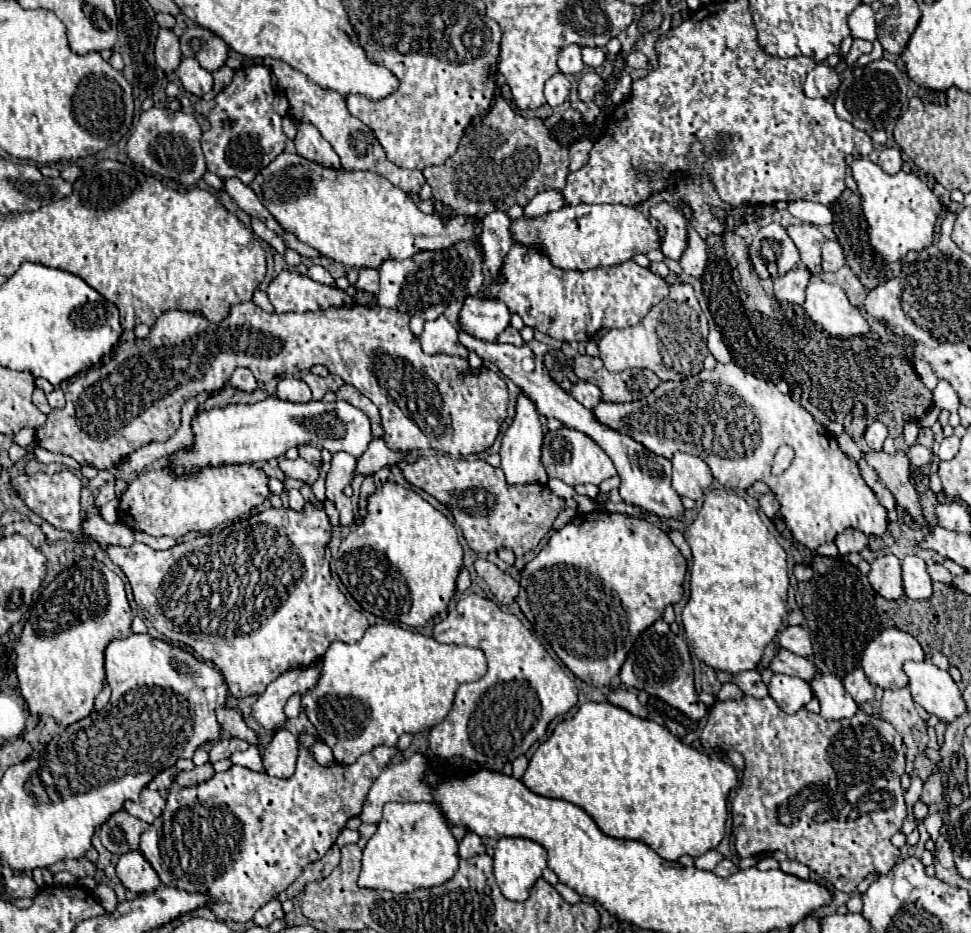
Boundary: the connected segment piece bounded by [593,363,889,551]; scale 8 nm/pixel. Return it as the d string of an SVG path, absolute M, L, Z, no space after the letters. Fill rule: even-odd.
M717 363L713 371L703 369L701 373L685 381L659 383L655 391L633 403L601 401L593 407L593 415L601 425L629 435L655 455L671 459L675 451L685 451L689 455L701 457L713 471L713 477L721 481L721 485L727 489L749 489L755 481L765 481L781 503L779 517L791 529L793 537L807 545L811 551L815 551L821 543L833 541L835 535L847 527L859 529L865 535L875 537L887 533L887 509L879 503L873 489L861 479L857 463L839 449L837 439L823 425L819 425L809 411L805 411L789 395L783 395L771 381L757 379L745 373L735 363ZM781 445L789 445L795 449L795 463L791 463L783 477L773 477L771 463L775 451Z

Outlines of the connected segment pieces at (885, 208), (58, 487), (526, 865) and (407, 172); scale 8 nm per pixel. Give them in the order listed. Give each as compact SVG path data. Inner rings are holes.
M863 157L851 163L851 173L857 181L869 245L881 259L893 263L905 257L905 253L927 249L933 243L933 229L941 213L941 201L915 173L899 171L897 175L887 175L879 165Z
M43 471L33 473L33 475L21 473L11 479L11 489L35 515L39 515L47 523L55 525L57 529L71 531L75 535L75 539L83 541L81 531L79 531L81 529L81 519L79 519L81 479L75 473L71 473L71 471L63 471L63 473L55 473L55 475L47 475Z
M501 837L493 855L493 873L501 893L511 901L525 901L529 897L531 887L541 877L541 871L547 867L547 851L525 837Z
M267 57L263 63L273 71L273 75L277 77L281 89L285 91L285 95L289 99L289 115L295 121L309 121L309 123L313 123L321 131L323 139L329 141L329 145L339 155L343 169L367 169L367 171L373 171L373 173L383 175L393 185L405 189L405 193L409 193L409 195L411 193L419 193L421 185L425 183L423 173L417 171L417 169L401 169L401 167L393 165L391 161L387 161L385 151L381 149L381 145L375 139L373 131L365 123L361 123L357 117L353 117L347 111L345 99L337 91L319 87L305 73L293 69L291 65L287 65L287 63L279 61L279 59L269 59Z

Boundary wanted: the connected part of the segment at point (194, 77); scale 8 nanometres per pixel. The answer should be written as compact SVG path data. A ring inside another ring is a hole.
M183 57L181 65L177 67L177 77L181 81L181 85L185 87L185 91L201 97L203 93L209 93L213 89L213 77L209 71L205 71L195 59L191 57Z

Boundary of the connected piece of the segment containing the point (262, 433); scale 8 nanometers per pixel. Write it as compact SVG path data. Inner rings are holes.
M275 395L259 403L231 403L227 407L199 411L191 419L191 433L193 443L189 447L177 449L167 465L169 473L175 477L191 477L207 467L279 459L287 449L301 445L313 445L331 453L345 451L353 457L359 457L373 437L369 417L345 401L291 403Z

